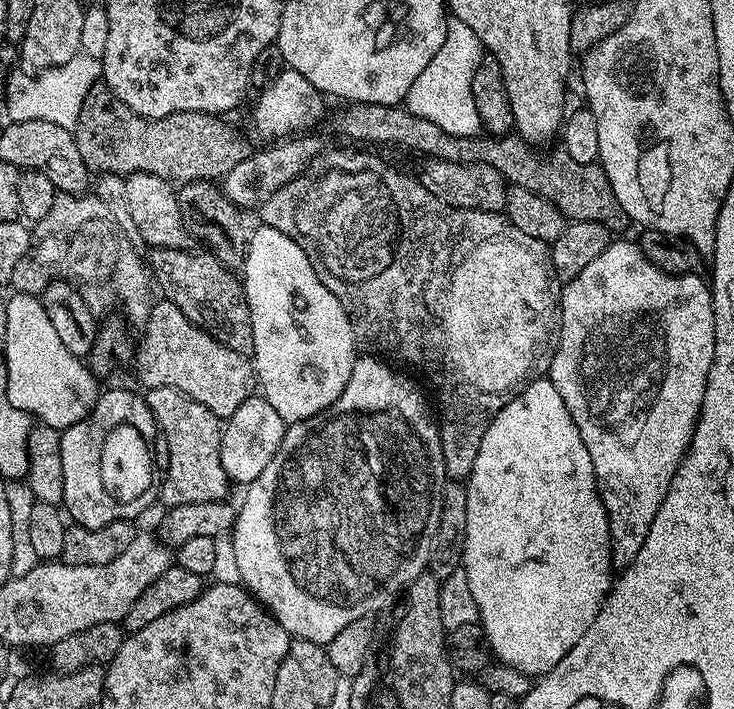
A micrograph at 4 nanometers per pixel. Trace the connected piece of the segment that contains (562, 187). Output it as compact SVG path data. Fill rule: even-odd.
M351 102L340 106L336 113L329 115L326 125L336 136L345 136L348 140L353 140L356 146L372 146L368 144L389 144L392 148L409 148L412 152L418 152L422 158L429 160L445 160L446 162L458 162L459 164L484 163L494 166L500 172L509 185L525 187L530 191L536 192L548 199L561 214L569 221L598 221L604 224L609 231L620 234L626 226L629 227L630 221L628 215L621 208L621 203L614 195L613 187L610 186L610 180L606 177L603 165L599 163L582 163L571 158L570 154L562 148L549 149L548 153L541 156L536 154L537 149L528 144L516 134L506 136L490 137L486 134L475 136L455 136L454 134L446 134L446 130L442 130L442 126L434 126L434 122L430 122L426 118L418 118L406 106L399 104L391 104L390 106L382 106L374 102Z

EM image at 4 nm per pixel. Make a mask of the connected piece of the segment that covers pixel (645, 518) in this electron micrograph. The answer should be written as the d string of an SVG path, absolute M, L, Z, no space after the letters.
M617 239L608 245L586 270L578 273L573 280L563 285L560 294L560 339L556 342L556 353L552 356L552 365L548 368L547 379L562 394L562 402L566 402L566 410L570 410L570 418L574 418L574 426L578 426L578 434L582 434L582 442L586 442L586 450L590 450L590 462L594 462L596 488L600 491L602 506L606 506L606 514L610 522L610 538L612 539L612 567L622 570L642 550L642 542L646 542L646 533L650 531L650 522L654 522L654 514L658 514L658 506L662 506L662 498L666 498L666 490L683 462L684 455L692 441L696 423L702 410L702 398L706 394L708 375L712 369L714 358L714 306L712 305L712 289L703 275L671 276L658 266L654 266L642 254L639 243Z

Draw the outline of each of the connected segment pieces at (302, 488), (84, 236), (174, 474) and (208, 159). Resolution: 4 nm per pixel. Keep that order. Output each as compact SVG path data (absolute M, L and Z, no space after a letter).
M361 355L354 362L354 370L350 374L350 382L346 382L346 390L342 390L342 394L332 403L324 412L319 412L316 416L311 416L305 420L299 420L297 424L289 424L284 429L284 437L278 446L278 450L274 454L274 458L270 458L270 466L266 466L266 470L262 470L262 474L258 474L258 478L254 478L252 484L247 485L244 501L239 501L238 511L236 513L236 525L230 533L234 542L234 559L238 561L238 574L240 575L240 584L247 588L261 604L264 609L287 630L289 636L298 639L305 639L308 642L314 642L327 646L334 638L334 634L338 634L338 630L350 626L350 622L354 622L354 618L362 618L363 616L372 616L380 612L396 595L399 597L401 593L407 589L409 584L414 582L414 578L418 578L428 567L428 559L430 558L430 546L434 546L434 534L438 534L438 518L442 514L442 494L444 493L445 480L448 475L444 459L442 458L442 442L440 441L440 429L438 427L437 417L428 409L428 404L424 401L424 396L420 393L420 388L415 384L415 379L407 380L404 376L399 376L397 369L391 363L385 362L383 359Z
M95 194L57 195L54 207L46 214L46 218L35 221L31 234L32 247L28 249L28 255L22 258L22 262L18 262L18 266L14 266L10 284L15 291L42 290L53 280L62 279L76 285L76 291L82 294L82 298L97 314L112 314L119 310L128 318L131 316L144 318L151 312L154 297L152 297L153 289L150 287L149 269L145 261L144 264L140 261L140 256L136 253L137 245L132 244L122 230L106 201L100 200Z
M173 388L147 389L146 399L168 447L168 470L160 481L159 503L169 509L180 504L228 500L230 481L220 457L221 417Z
M103 82L93 85L82 102L81 114L78 115L77 126L74 129L78 154L82 154L85 164L93 173L112 173L127 178L135 172L154 174L158 178L171 182L173 185L191 184L193 180L215 181L222 178L238 162L251 156L254 148L250 146L230 125L227 119L210 112L179 112L166 118L147 120L130 109L117 98L107 84Z

